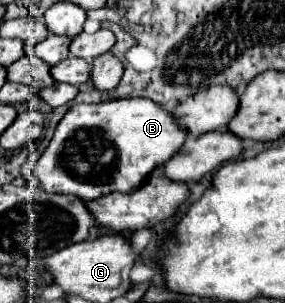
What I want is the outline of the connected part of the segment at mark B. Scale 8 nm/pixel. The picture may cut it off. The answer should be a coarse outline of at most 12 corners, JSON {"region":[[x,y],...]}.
{"region":[[149,97],[73,105],[25,177],[129,193],[187,133]]}

